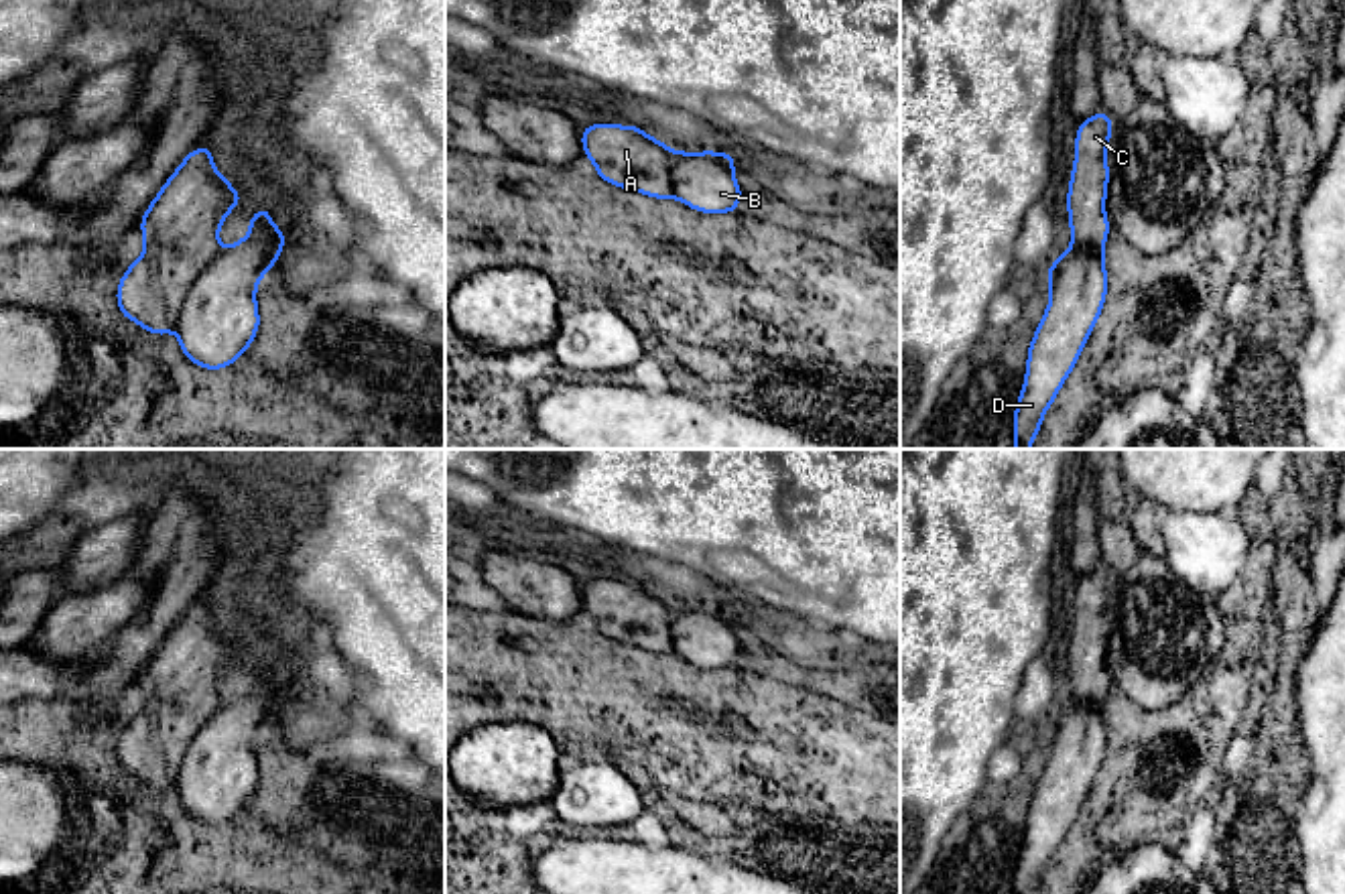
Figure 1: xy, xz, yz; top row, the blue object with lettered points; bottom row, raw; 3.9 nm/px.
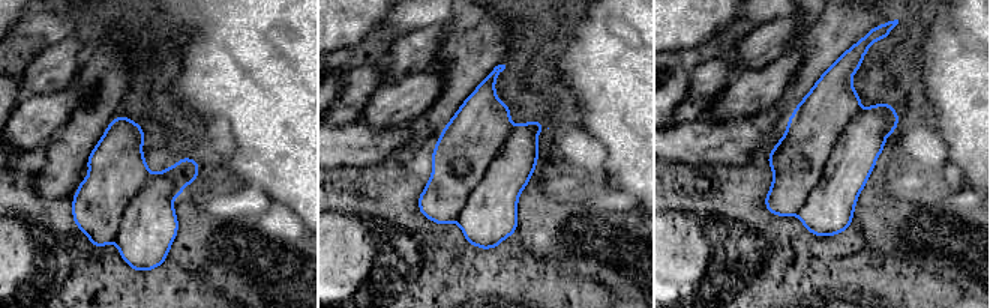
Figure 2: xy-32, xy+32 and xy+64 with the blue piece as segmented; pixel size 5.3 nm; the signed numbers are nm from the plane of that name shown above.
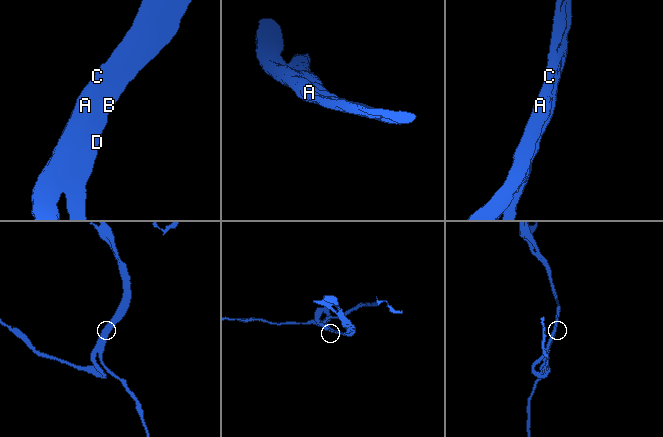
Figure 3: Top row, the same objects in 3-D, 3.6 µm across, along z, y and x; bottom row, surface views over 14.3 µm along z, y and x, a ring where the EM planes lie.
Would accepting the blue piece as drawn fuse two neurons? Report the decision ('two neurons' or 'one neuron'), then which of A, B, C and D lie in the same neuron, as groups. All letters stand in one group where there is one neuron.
two neurons; A C / B D

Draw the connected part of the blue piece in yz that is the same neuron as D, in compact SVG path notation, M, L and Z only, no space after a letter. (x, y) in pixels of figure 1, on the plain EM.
M1103 709L1056 711L1044 729L1050 756L1028 803L1026 833L1014 866L1014 894L1034 894L1044 868L1075 823L1105 760Z

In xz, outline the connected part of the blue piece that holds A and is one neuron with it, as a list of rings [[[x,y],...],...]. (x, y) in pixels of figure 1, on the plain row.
[[[591,579],[581,585],[583,610],[595,620],[597,632],[648,652],[672,652],[670,620],[672,605],[638,581]]]

